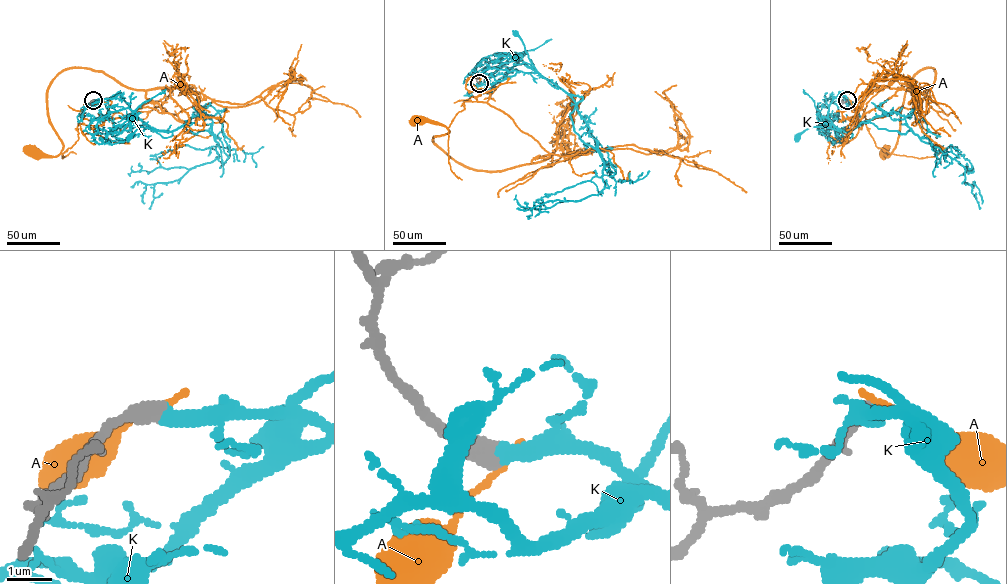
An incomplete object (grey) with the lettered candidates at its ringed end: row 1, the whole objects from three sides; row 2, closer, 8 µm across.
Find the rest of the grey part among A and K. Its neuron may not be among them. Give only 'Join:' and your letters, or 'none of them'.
Join: K

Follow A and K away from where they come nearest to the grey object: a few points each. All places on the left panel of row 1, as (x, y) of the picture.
A: (93, 99), (111, 102), (104, 124), (162, 111), (144, 91), (69, 67), (47, 93), (63, 149), (27, 152)
K: (93, 100), (119, 92), (143, 121), (172, 132), (164, 137), (139, 127), (129, 137)

